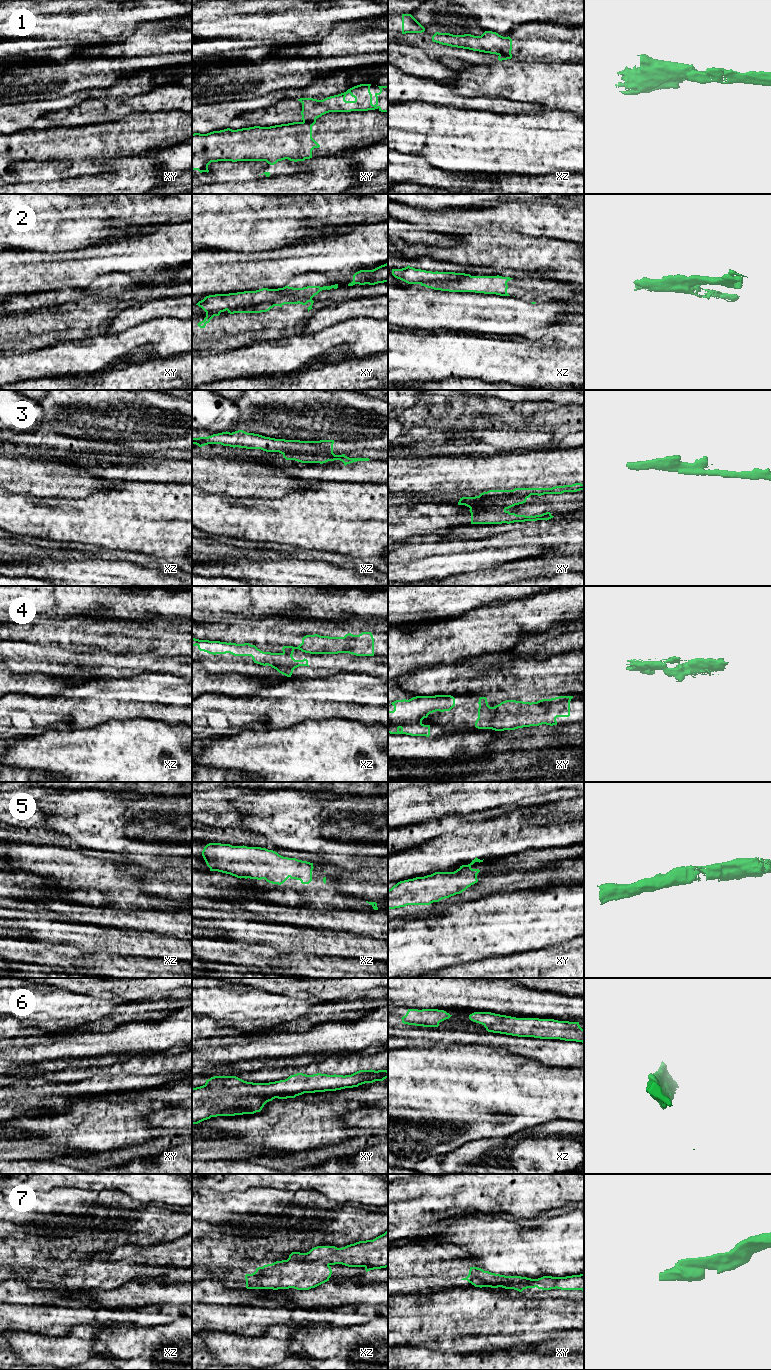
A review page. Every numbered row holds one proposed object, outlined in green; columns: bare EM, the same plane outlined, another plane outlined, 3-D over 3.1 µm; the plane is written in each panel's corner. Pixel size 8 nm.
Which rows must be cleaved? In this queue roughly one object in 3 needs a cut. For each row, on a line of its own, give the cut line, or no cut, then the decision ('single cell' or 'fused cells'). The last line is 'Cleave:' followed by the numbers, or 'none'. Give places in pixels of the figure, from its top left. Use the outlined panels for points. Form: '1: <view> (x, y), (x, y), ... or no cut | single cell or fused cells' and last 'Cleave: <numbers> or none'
1: xy (315, 119), (303, 121) | fused cells
2: xy (312, 296), (284, 295), (224, 310), (205, 311) | fused cells
3: no cut | single cell
4: xz (293, 648), (283, 652) | fused cells
5: no cut | single cell
6: no cut | single cell
7: no cut | single cell
Cleave: 1, 2, 4

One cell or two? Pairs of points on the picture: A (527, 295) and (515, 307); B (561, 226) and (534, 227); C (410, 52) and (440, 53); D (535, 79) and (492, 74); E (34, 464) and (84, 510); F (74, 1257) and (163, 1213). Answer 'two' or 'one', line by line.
A: two
B: one
C: two
D: one
E: two
F: one

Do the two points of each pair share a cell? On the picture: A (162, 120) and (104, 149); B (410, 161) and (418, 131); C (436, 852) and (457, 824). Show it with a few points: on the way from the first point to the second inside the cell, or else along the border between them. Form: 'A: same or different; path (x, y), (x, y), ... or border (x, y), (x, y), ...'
A: same; path (148, 131), (138, 132), (134, 135), (118, 139)
B: different; border (398, 151), (421, 155), (433, 165)
C: same; path (436, 845), (450, 831)

